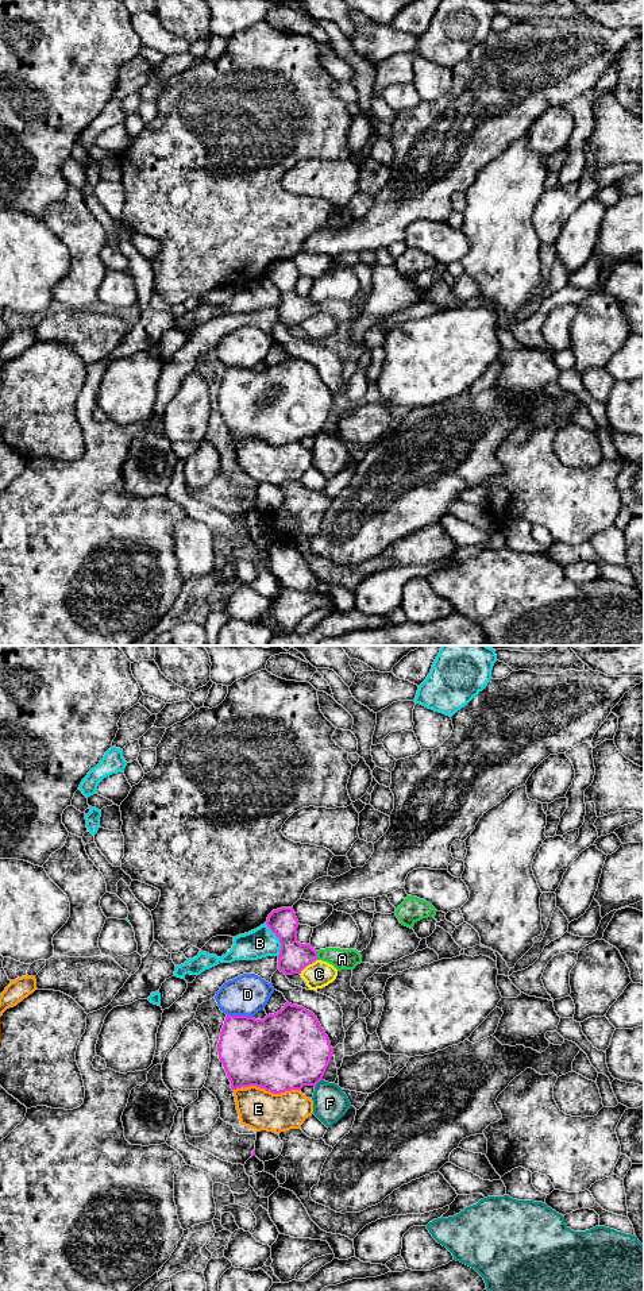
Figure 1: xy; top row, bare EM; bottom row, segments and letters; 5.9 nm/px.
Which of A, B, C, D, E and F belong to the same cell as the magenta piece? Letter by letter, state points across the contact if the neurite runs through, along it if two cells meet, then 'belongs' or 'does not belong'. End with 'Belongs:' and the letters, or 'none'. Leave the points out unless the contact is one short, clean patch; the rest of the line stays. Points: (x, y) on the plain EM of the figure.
A: across xy (293, 309), (316, 307), (332, 307), (342, 311) | belongs
B: along xy (265, 276), (278, 291), (278, 307) | does not belong
C: does not belong
D: does not belong
E: does not belong
F: does not belong
Belongs: A

